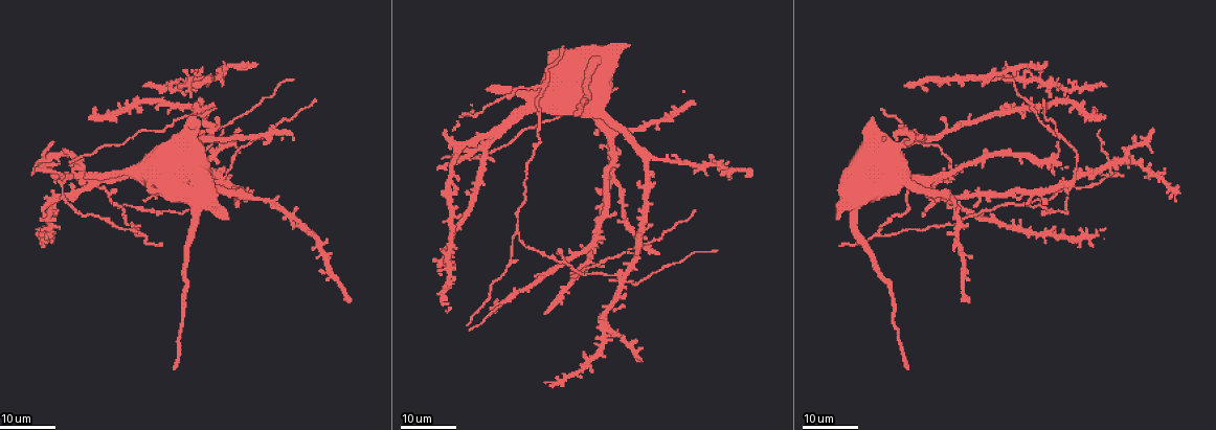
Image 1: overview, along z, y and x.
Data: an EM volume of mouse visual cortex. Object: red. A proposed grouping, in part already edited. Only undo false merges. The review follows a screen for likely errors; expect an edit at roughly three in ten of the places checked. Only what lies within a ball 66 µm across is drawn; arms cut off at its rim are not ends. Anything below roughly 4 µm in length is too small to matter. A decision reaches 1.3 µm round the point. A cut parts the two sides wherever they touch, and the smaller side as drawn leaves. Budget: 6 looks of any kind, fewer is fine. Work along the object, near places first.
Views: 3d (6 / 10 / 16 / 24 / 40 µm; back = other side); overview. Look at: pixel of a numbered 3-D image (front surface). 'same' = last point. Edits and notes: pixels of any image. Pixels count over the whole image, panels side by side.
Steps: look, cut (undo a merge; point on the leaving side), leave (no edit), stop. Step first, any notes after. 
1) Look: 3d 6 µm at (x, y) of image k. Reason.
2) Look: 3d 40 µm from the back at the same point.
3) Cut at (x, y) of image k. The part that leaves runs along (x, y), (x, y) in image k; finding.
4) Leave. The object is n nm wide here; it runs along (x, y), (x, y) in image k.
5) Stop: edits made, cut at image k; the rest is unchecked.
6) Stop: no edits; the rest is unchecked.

Look: 3d 16 µm at (950, 159) of image 1. Thin arm on a thick one.

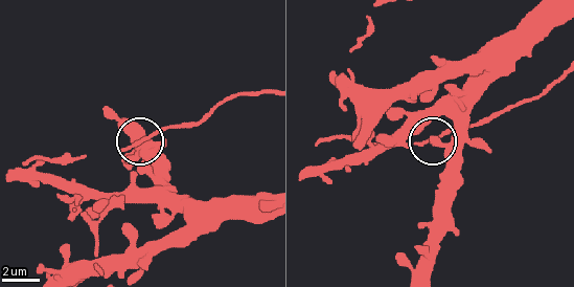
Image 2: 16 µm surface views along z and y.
Look: 3d 10 µm at (143, 139) of image 2. Zoom in.

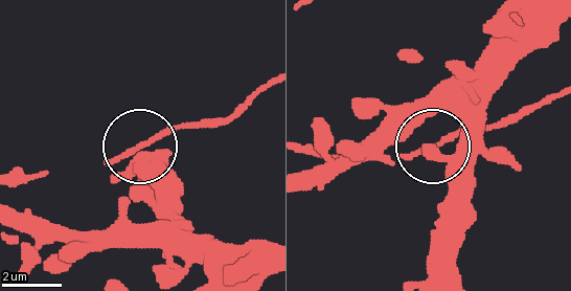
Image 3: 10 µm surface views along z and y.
Leave. 3 arms meet here; continuous, no second neuron.

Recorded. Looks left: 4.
Look: 3d 24 µm at (514, 231) of image 1. Three-way junction.

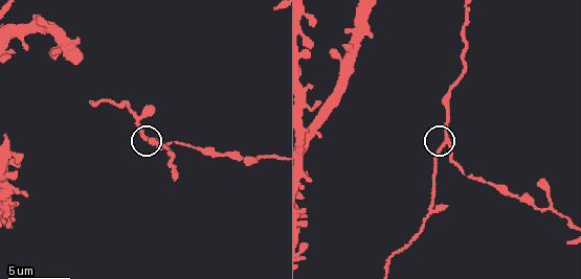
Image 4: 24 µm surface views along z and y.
Look: 3d 10 µm at (441, 146) of image 4. Closer look.

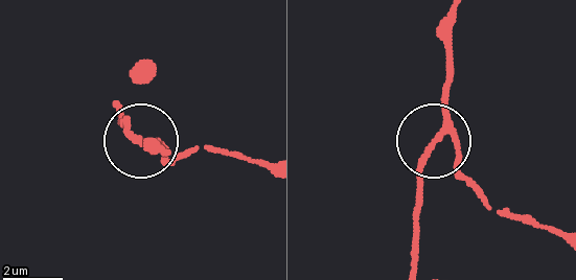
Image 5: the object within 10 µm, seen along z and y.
Leave. The side arm is 31 µm long; it runs along (562, 238), (494, 211), (442, 138), (419, 176), (419, 233) in image 5; all the same neuron.

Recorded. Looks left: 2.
Look: 3d 24 µm at (543, 86) of image 1. Looks like a crossing.

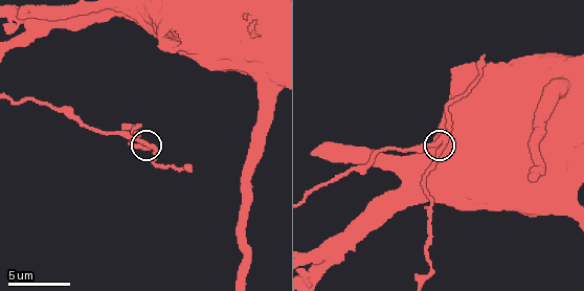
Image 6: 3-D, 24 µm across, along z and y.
Look: 3d 6 µm at (434, 143) of image 6.

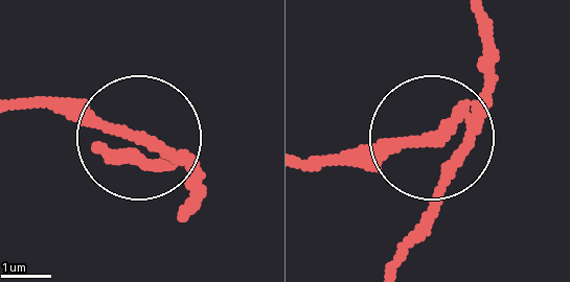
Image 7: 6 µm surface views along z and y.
Cut at (112, 125) of image 7. The object is 180 nm wide here; the part that leaves runs along (173, 153), (128, 128), (15, 103) in image 7; a second neuron is stuck on.

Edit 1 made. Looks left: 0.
Stop: edits made, cut at image 7; the rest is unchecked.

